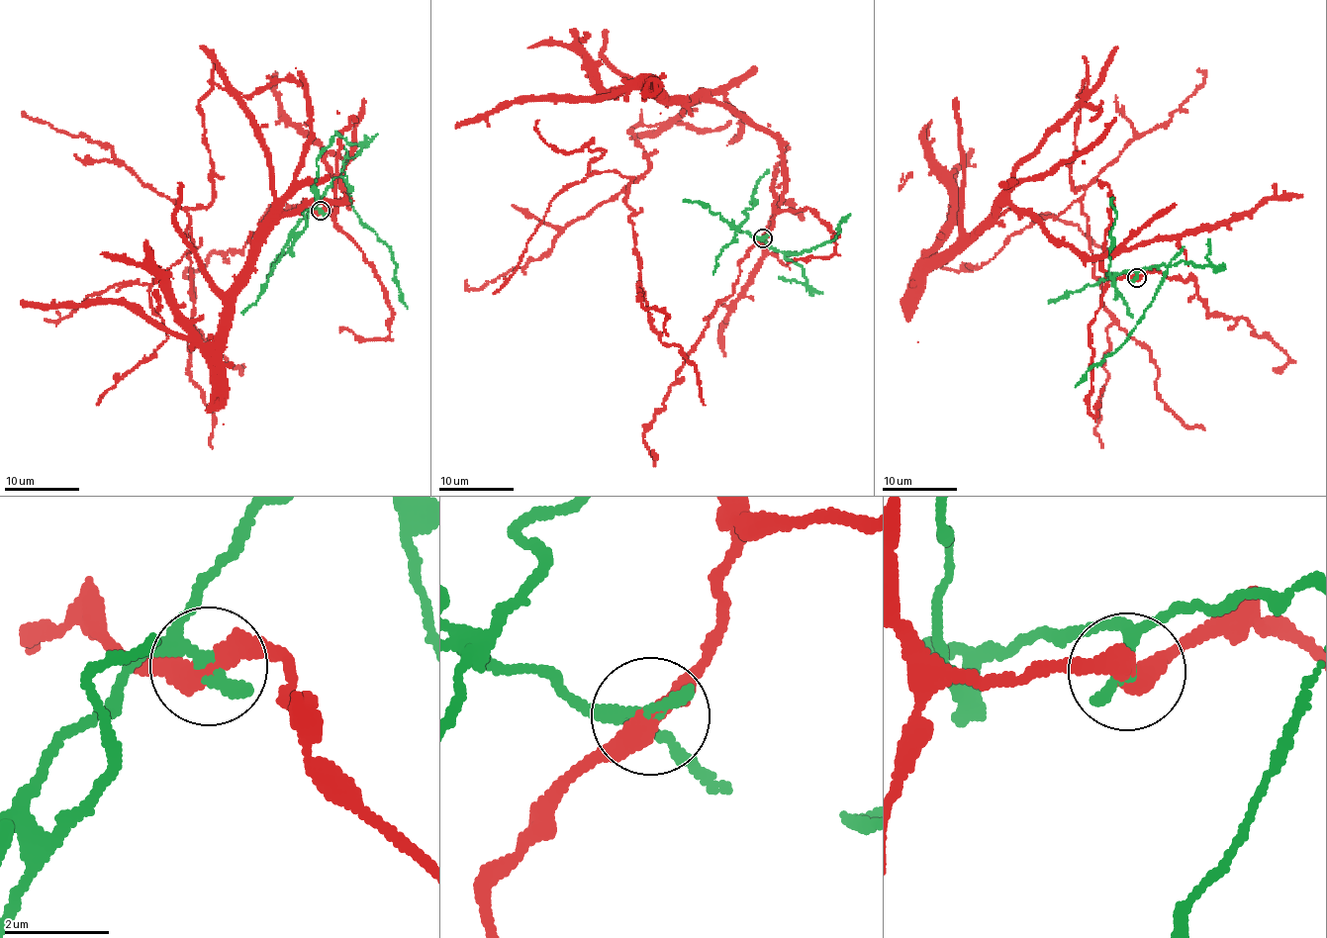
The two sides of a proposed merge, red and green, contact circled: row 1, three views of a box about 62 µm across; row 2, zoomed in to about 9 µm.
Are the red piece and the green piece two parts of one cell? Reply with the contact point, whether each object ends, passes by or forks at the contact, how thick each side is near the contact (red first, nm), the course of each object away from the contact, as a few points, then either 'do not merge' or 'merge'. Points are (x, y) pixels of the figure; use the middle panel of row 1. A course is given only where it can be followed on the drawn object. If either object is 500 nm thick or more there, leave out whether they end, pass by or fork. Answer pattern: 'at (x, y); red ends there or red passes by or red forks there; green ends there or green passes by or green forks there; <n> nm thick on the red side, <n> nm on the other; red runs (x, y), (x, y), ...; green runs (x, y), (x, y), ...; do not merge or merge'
at (763, 238); red passes by; green passes by; 400 nm thick on the red side, 260 nm on the other; red runs (763, 237), (784, 181), (769, 133), (704, 89), (628, 130), (648, 322), (705, 405); green runs (763, 237), (759, 240), (785, 254), (798, 254), (834, 239), (839, 234), (840, 221), (850, 215); do not merge

